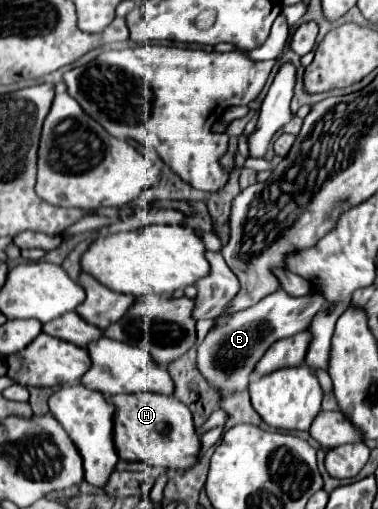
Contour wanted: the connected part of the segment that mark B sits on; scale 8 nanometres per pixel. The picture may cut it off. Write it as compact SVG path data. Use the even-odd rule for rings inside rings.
M280 289L266 295L262 301L258 301L248 309L220 317L208 331L206 339L198 345L198 357L196 357L198 371L222 395L244 391L248 387L250 373L254 371L262 355L268 351L268 347L278 339L292 337L304 331L308 327L310 317L314 317L322 305L324 299L320 299L318 295L292 297Z

